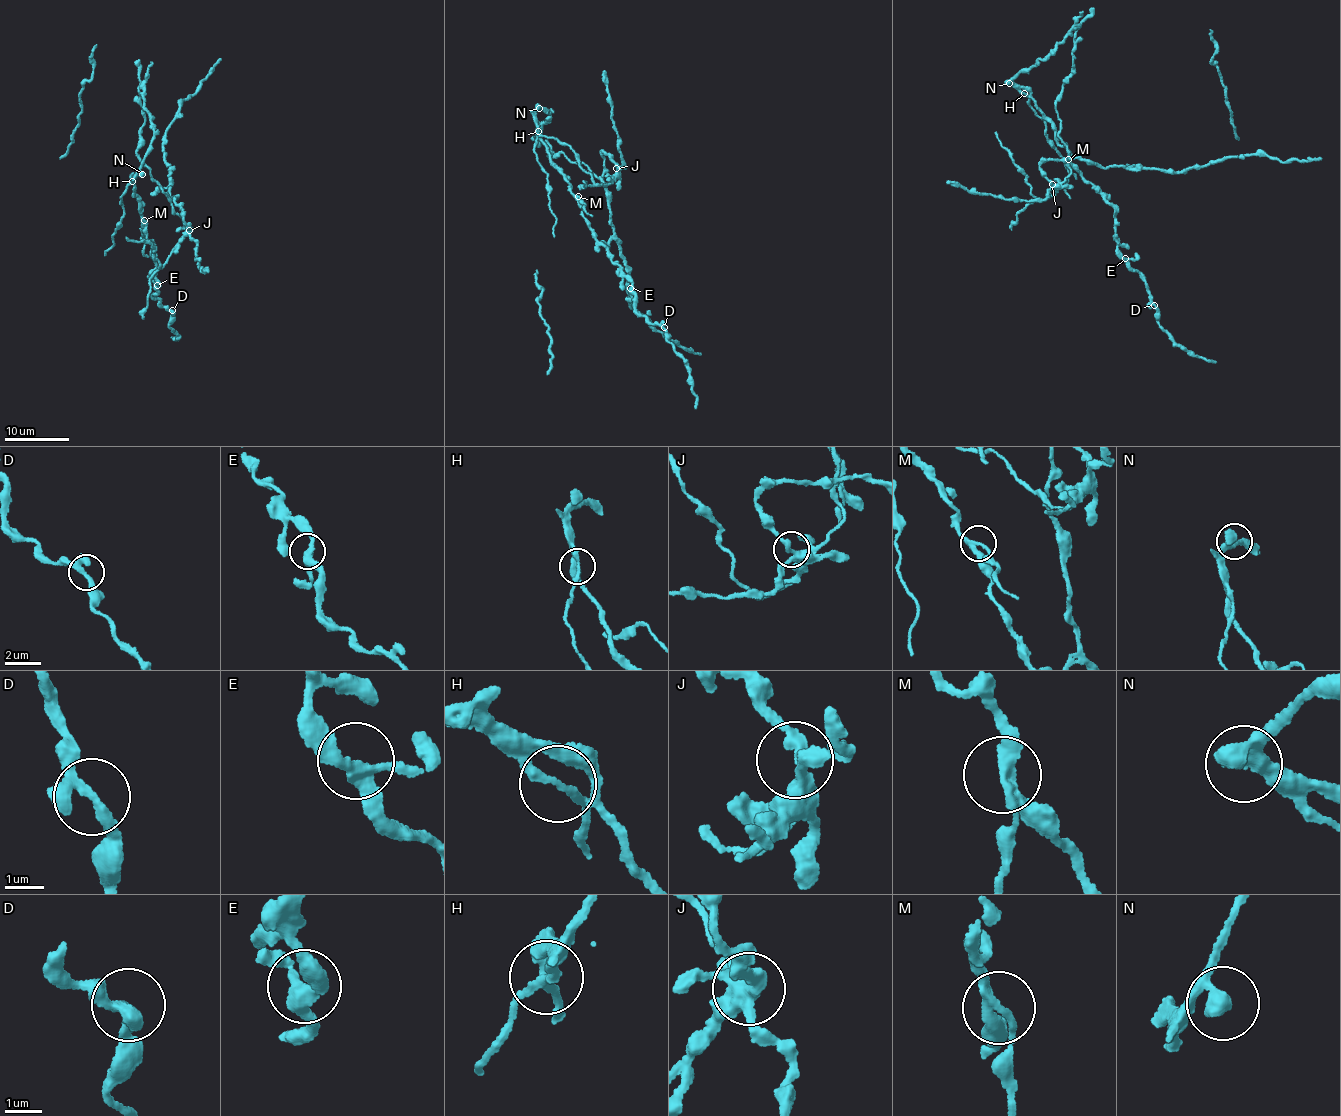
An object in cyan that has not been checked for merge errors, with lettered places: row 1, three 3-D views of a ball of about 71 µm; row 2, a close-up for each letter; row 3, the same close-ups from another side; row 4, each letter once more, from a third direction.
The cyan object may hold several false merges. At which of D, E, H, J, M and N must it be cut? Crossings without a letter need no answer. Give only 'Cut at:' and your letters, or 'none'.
Cut at: H, J, M

